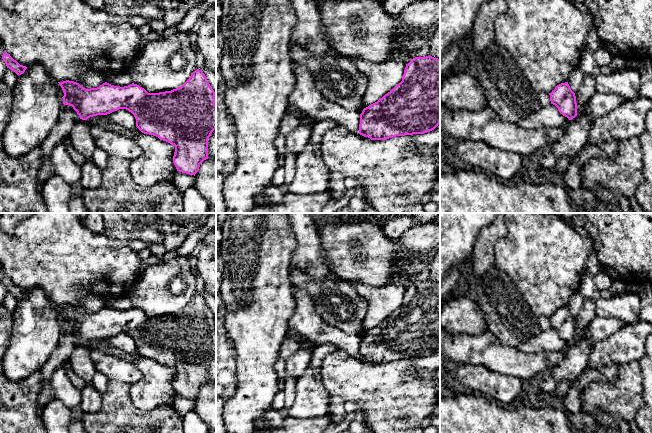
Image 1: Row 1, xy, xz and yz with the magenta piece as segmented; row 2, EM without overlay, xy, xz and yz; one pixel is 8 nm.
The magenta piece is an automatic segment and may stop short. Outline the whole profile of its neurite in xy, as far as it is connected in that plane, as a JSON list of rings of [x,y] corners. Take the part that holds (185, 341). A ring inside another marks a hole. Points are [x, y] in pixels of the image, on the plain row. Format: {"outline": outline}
{"outline": [[[195,294],[181,311],[159,317],[148,317],[134,307],[120,311],[105,306],[90,313],[69,304],[58,307],[64,316],[63,328],[72,330],[82,344],[119,333],[131,336],[136,343],[136,351],[142,357],[175,370],[173,387],[179,396],[195,400],[200,388],[209,382],[208,363],[216,353],[216,328],[215,316],[202,294]]]}

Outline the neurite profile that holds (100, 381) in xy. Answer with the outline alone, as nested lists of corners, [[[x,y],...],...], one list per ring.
[[[96,371],[93,376],[93,385],[98,392],[104,394],[108,390],[109,379],[102,373]]]

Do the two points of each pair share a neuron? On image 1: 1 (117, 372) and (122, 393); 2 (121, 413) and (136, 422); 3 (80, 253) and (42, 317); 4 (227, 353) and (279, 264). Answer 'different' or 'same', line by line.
1: different
2: same
3: different
4: different

